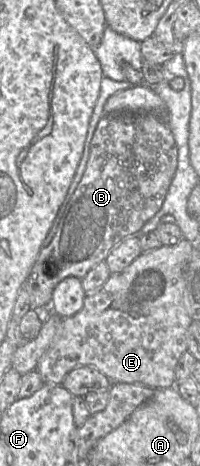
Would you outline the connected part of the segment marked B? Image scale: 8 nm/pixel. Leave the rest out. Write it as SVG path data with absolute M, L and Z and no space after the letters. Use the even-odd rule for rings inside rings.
M147 113L104 115L94 132L83 176L64 210L56 233L50 244L40 250L23 285L29 294L31 309L50 308L53 290L59 282L70 276L84 278L122 240L136 235L162 207L177 164L176 142L162 119Z

